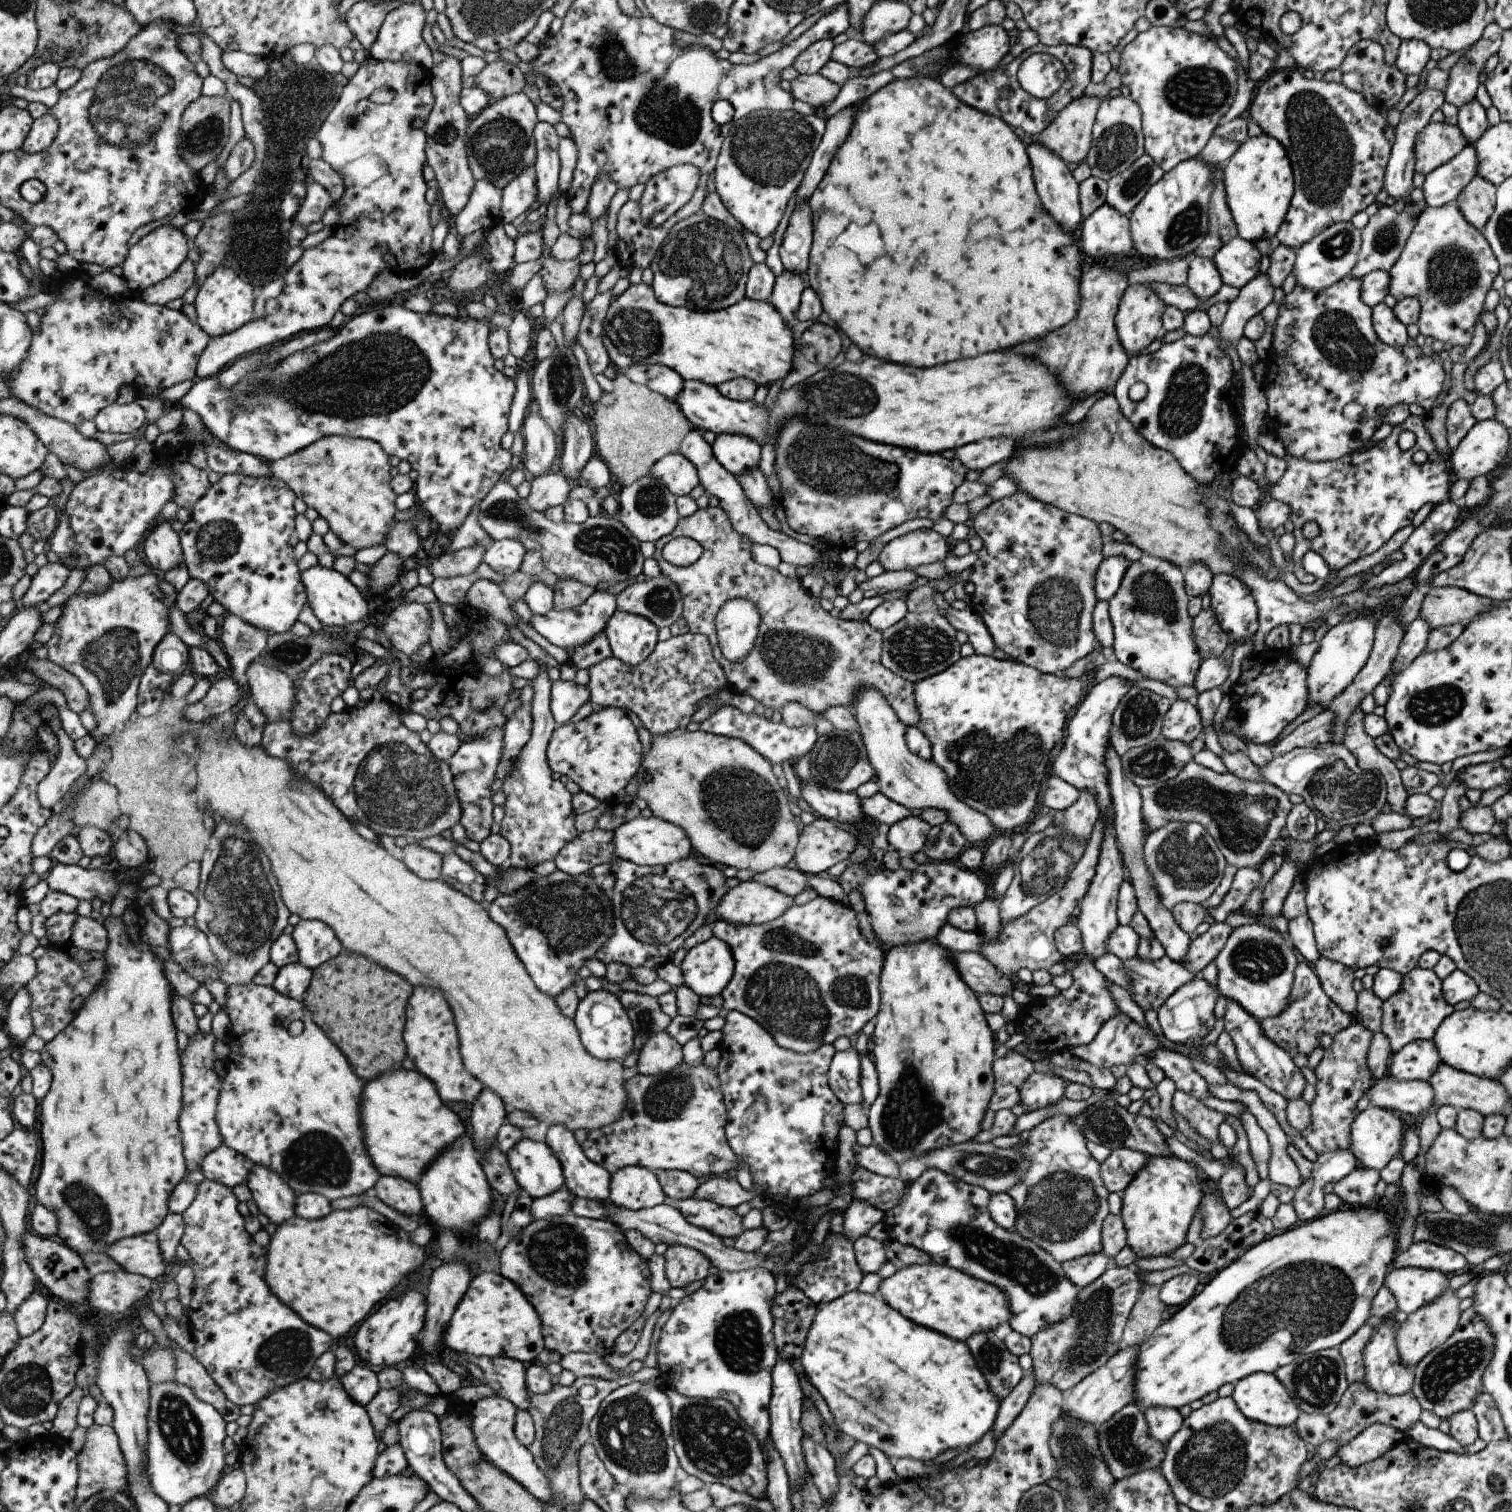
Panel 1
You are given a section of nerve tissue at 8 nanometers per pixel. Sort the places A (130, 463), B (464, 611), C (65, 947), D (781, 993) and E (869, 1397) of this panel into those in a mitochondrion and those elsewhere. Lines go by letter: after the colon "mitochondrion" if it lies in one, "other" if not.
A: other
B: other
C: other
D: mitochondrion
E: mitochondrion

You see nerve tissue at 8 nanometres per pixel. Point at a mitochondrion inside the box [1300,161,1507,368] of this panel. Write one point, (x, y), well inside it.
(1453, 275)

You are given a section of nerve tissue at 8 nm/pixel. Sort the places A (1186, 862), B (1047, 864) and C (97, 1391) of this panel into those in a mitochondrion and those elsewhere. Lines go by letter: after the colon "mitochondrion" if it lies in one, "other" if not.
A: mitochondrion
B: mitochondrion
C: other

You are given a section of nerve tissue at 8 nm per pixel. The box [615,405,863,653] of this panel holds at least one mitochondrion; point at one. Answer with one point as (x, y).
(651, 500)

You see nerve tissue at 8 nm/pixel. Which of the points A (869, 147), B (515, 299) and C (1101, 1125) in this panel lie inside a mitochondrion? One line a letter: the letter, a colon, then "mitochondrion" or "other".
A: other
B: other
C: mitochondrion

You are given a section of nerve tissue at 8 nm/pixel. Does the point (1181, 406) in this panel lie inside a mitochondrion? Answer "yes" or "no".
yes

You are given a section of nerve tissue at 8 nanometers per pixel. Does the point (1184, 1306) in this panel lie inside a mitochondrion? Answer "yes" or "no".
no

